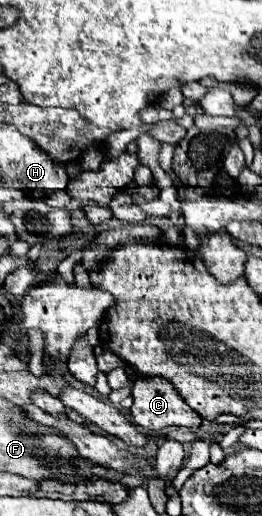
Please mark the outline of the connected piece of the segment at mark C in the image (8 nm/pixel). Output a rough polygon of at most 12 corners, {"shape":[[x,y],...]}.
{"shape":[[164,379],[134,381],[130,419],[142,431],[196,431],[200,415]]}

